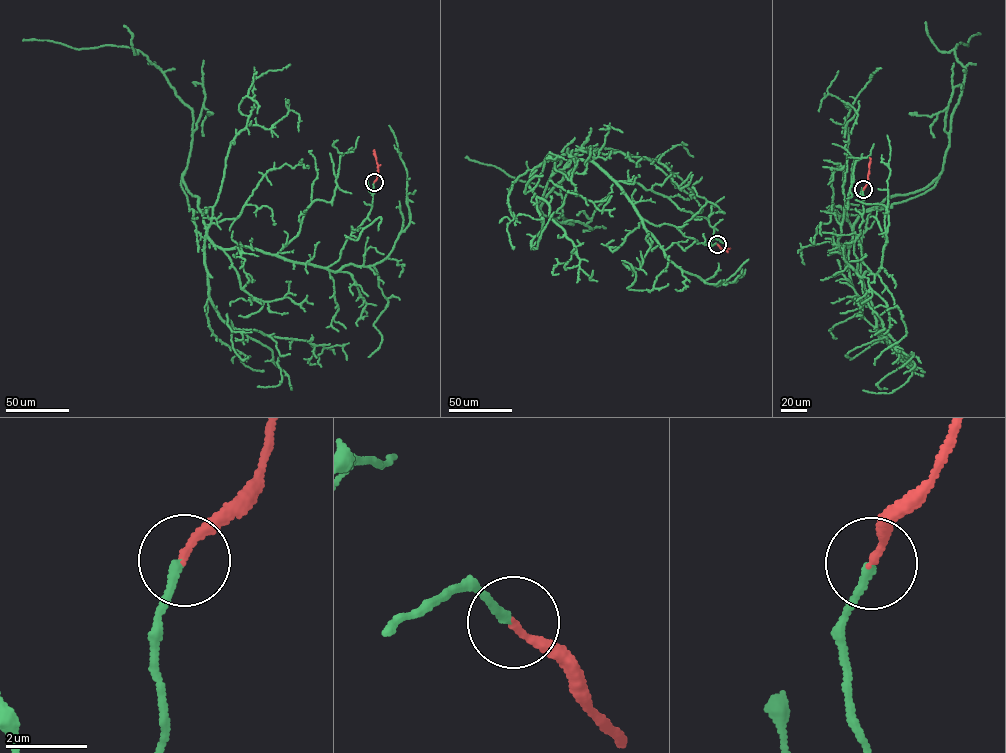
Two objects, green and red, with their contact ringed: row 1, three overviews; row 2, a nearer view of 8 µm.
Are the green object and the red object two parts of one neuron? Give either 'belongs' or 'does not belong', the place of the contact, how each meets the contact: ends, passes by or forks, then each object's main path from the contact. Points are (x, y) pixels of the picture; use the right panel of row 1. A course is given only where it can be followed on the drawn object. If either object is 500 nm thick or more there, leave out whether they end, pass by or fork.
belongs; place (863, 189); green ends; red ends; course green (863, 189), (855, 272), (843, 245), (858, 216), (942, 171), (966, 71), (954, 49), (981, 34); course red (863, 189), (868, 181), (870, 157)

